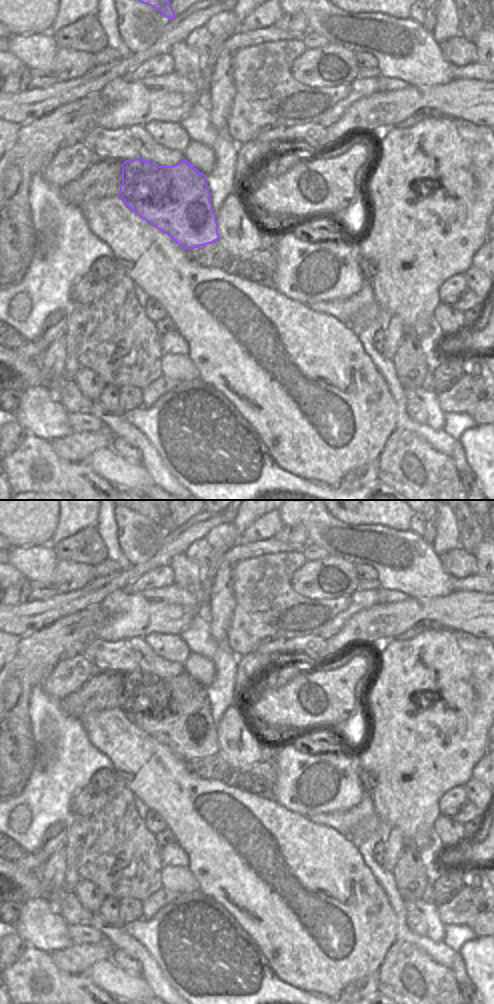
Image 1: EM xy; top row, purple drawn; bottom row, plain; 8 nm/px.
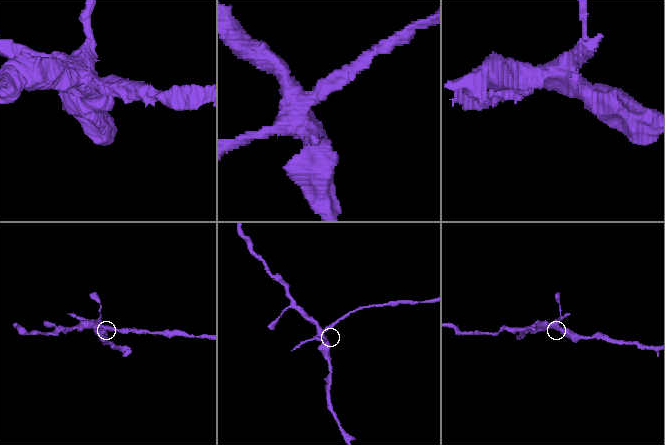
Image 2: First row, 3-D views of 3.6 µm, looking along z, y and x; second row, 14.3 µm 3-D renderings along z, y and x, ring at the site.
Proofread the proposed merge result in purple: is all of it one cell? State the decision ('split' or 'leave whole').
split

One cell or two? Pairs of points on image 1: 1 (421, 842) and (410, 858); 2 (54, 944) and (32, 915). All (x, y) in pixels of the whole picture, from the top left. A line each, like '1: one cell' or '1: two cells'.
1: two cells
2: one cell

